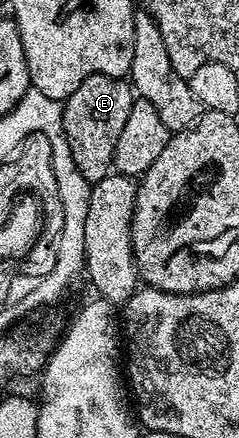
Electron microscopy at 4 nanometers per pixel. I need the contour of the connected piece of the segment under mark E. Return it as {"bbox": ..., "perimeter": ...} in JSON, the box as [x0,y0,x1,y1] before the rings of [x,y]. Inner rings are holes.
{"bbox":[61,75,135,185],"perimeter":[[[92,75],[64,100],[61,109],[61,124],[65,134],[64,146],[67,154],[74,158],[78,176],[92,185],[103,181],[113,171],[115,144],[123,134],[123,125],[131,113],[135,92],[125,79],[106,75]],[[69,147],[69,148],[68,148]]]}

